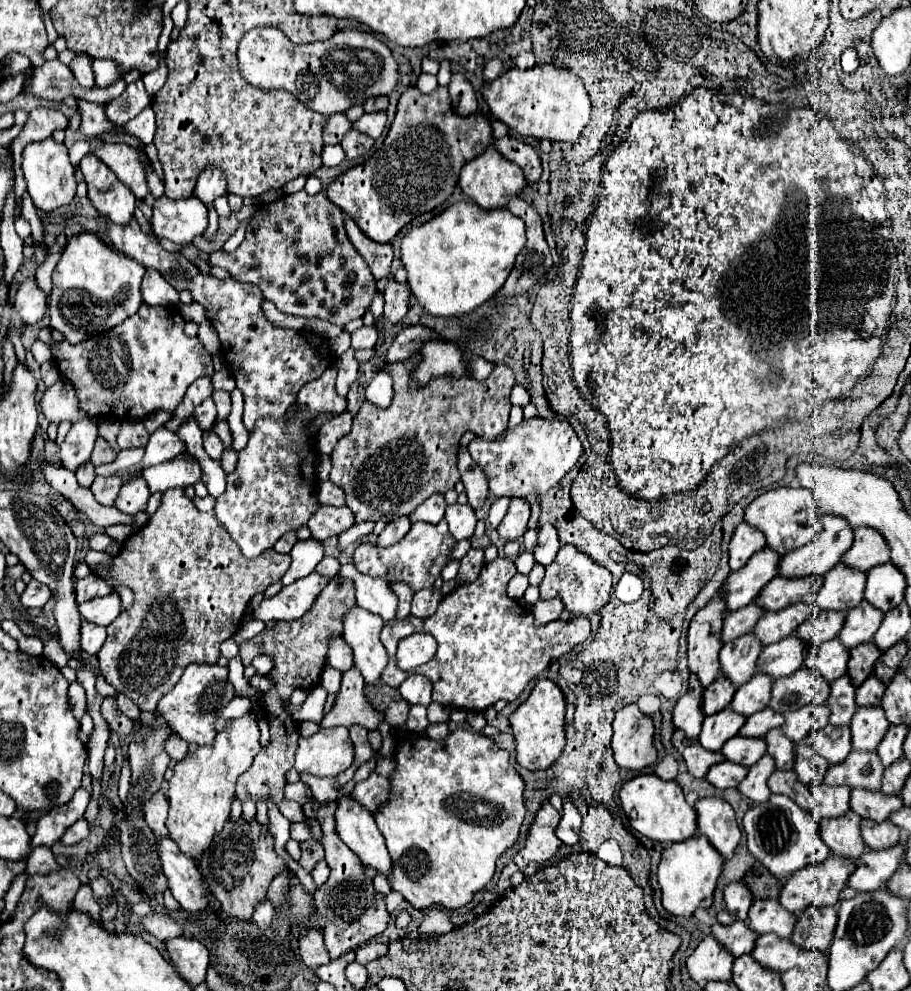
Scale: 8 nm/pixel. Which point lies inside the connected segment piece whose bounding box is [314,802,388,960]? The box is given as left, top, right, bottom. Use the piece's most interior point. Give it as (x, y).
(352, 911)

